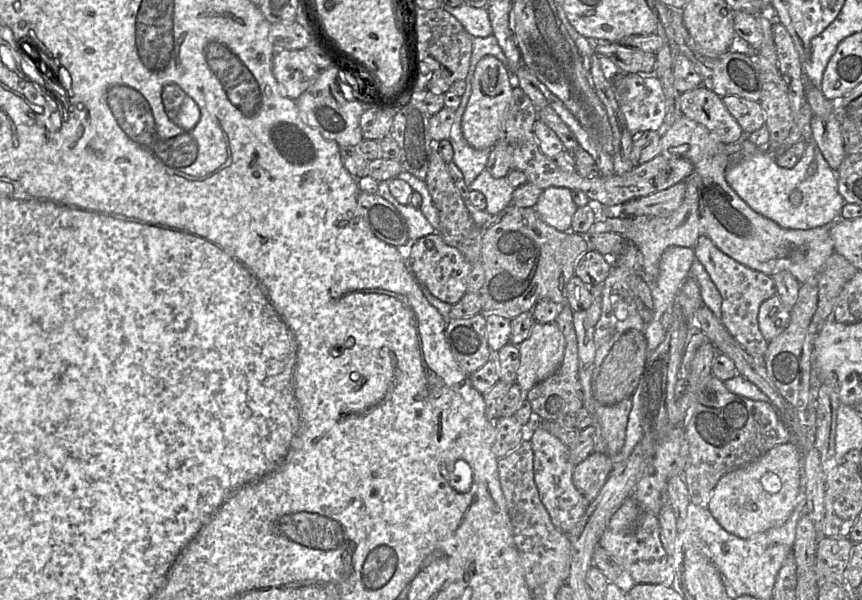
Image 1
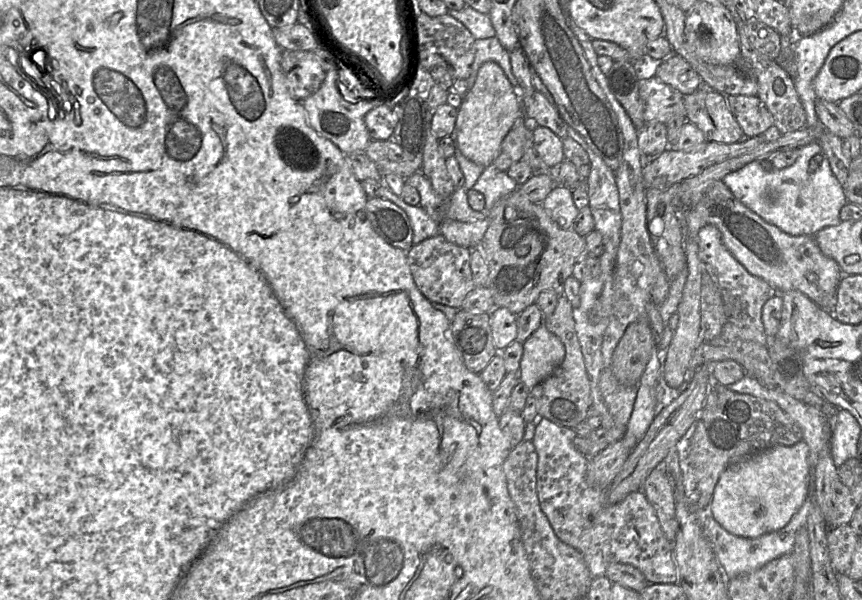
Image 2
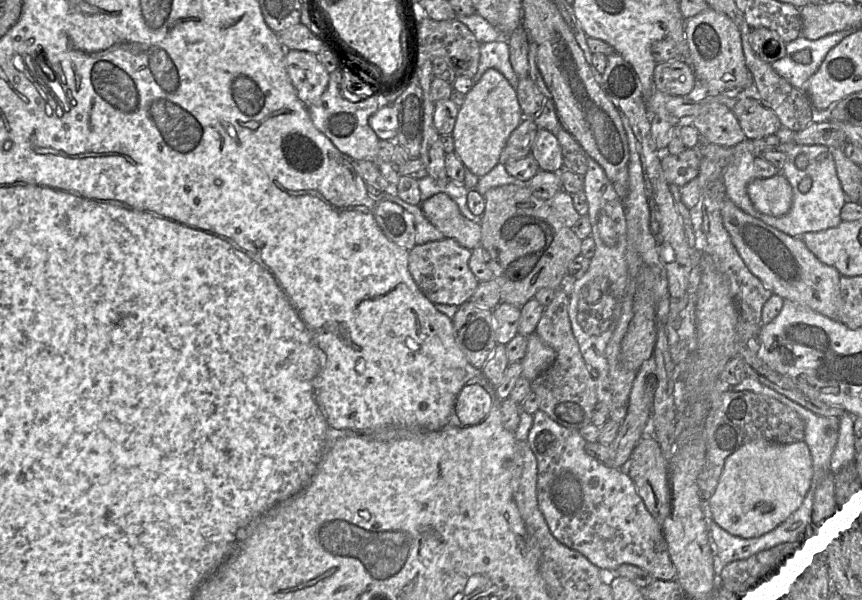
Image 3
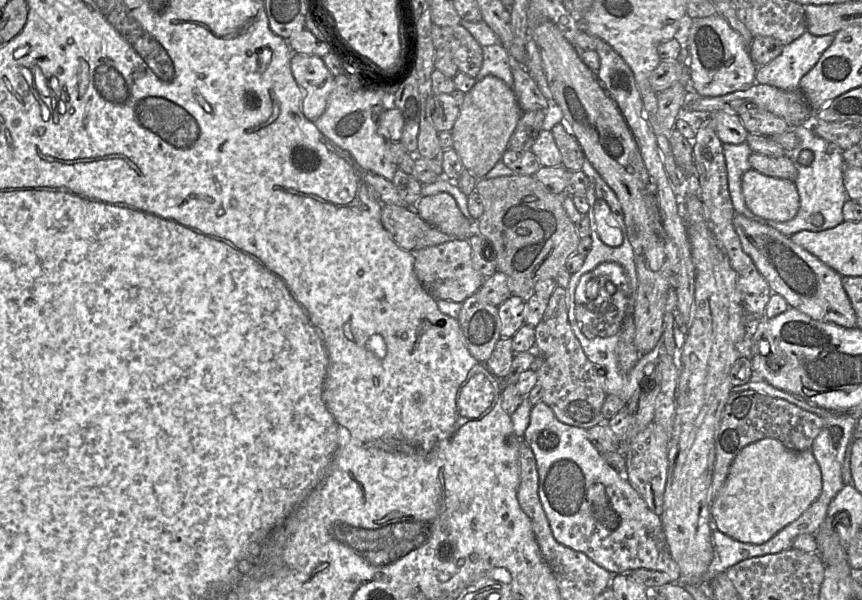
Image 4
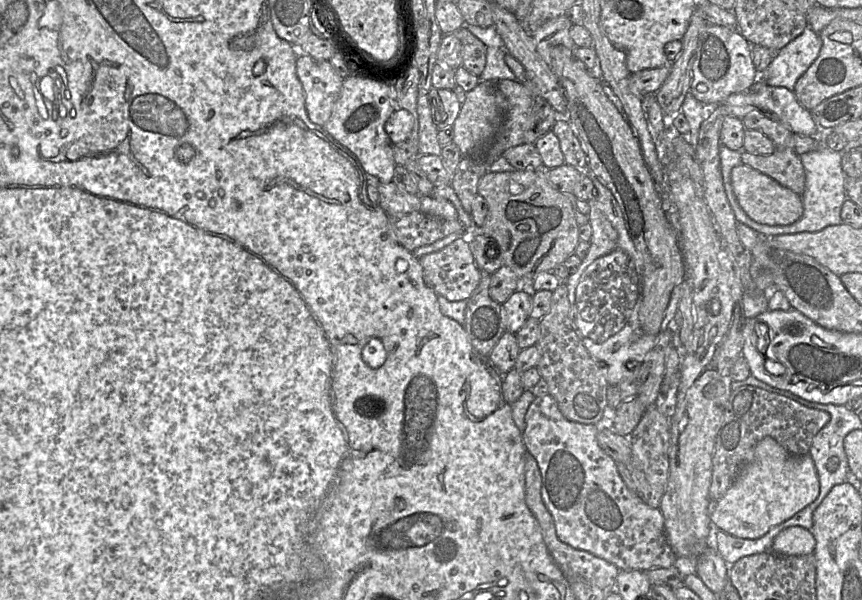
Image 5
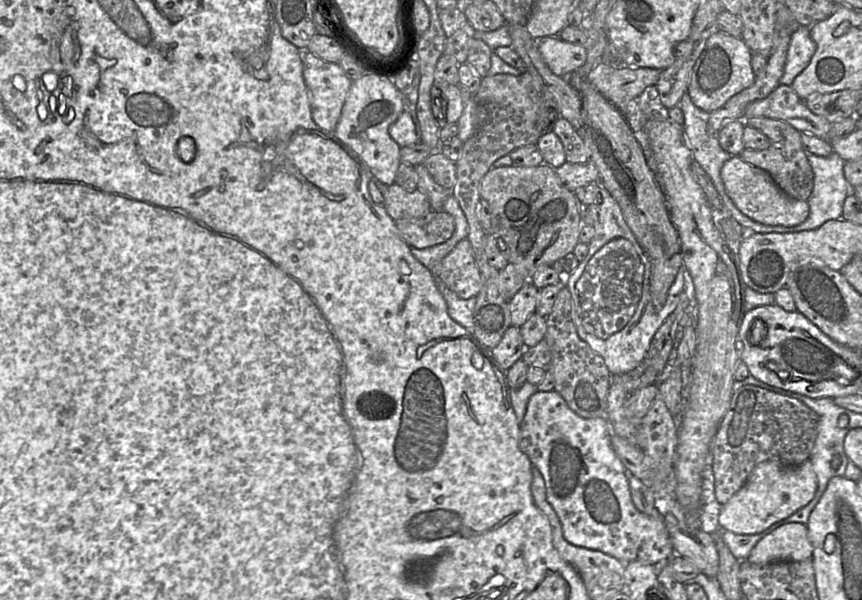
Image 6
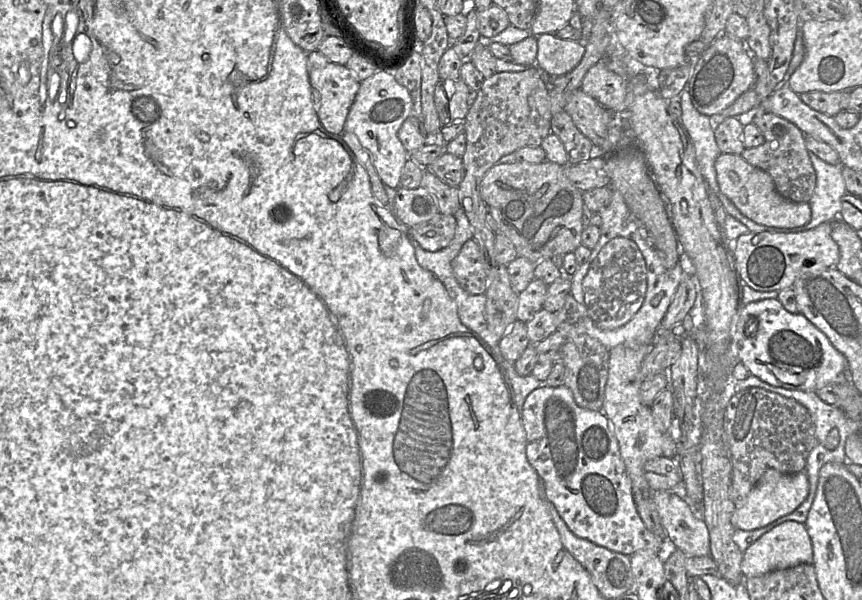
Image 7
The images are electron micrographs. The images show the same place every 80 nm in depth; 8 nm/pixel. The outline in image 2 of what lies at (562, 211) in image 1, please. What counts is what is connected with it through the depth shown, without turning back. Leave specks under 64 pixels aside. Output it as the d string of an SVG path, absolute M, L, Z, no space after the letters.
M556 185L541 204L561 228L571 229L579 210L573 202L570 188Z

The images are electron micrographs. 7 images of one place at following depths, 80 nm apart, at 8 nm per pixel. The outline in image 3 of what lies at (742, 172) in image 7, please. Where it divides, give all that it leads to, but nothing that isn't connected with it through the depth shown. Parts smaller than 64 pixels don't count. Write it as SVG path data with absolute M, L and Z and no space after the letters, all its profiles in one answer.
M782 174L752 180L747 193L754 207L766 215L781 217L792 207L793 189Z

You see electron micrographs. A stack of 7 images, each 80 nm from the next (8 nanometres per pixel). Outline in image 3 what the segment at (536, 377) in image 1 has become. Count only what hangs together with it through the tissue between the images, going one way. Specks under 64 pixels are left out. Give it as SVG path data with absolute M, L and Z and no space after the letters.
M536 333L530 334L526 354L520 361L521 376L532 382L552 365L555 358L556 352L553 348L545 344Z

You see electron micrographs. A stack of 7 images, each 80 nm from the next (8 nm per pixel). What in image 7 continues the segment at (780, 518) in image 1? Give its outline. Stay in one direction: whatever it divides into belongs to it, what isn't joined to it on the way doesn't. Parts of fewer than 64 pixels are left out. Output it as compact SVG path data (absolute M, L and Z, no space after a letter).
M768 469L750 491L745 504L735 510L731 523L738 530L763 528L792 513L805 501L808 494L809 480L805 470L795 474L784 474L775 469Z

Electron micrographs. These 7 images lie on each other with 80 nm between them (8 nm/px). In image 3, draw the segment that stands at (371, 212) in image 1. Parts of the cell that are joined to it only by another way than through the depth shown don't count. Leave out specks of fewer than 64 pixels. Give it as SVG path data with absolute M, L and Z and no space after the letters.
M376 201L374 218L382 233L398 247L410 251L416 245L414 216L400 205L387 201Z

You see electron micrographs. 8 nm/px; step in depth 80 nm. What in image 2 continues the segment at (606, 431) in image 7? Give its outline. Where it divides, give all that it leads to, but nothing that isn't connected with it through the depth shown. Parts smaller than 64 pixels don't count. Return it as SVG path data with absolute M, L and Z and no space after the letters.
M539 418L531 441L538 458L536 489L539 504L556 536L583 556L601 556L606 563L634 566L642 572L648 584L677 583L673 543L663 534L645 494L635 491L617 504L607 504L606 490L595 489L586 481L590 457L575 449L575 436L573 429Z

